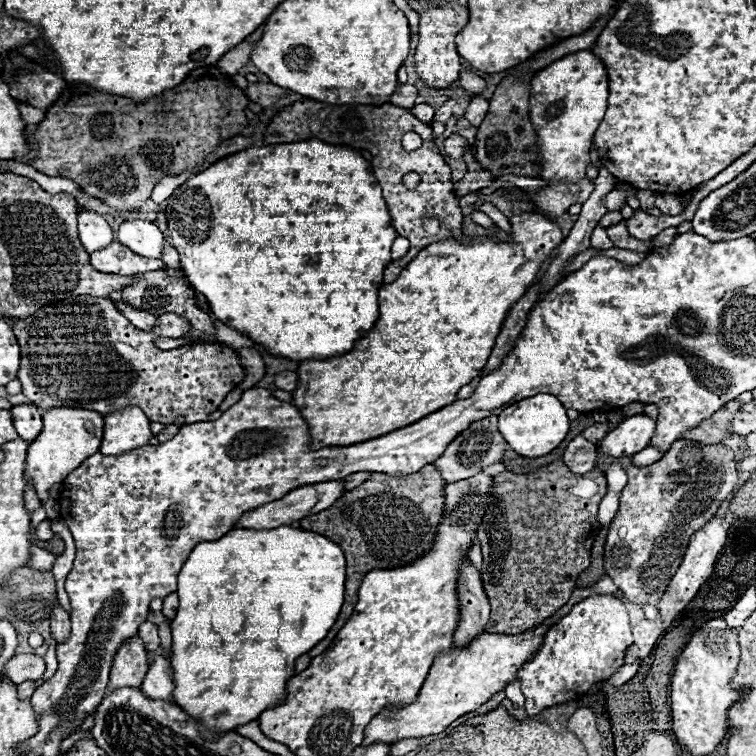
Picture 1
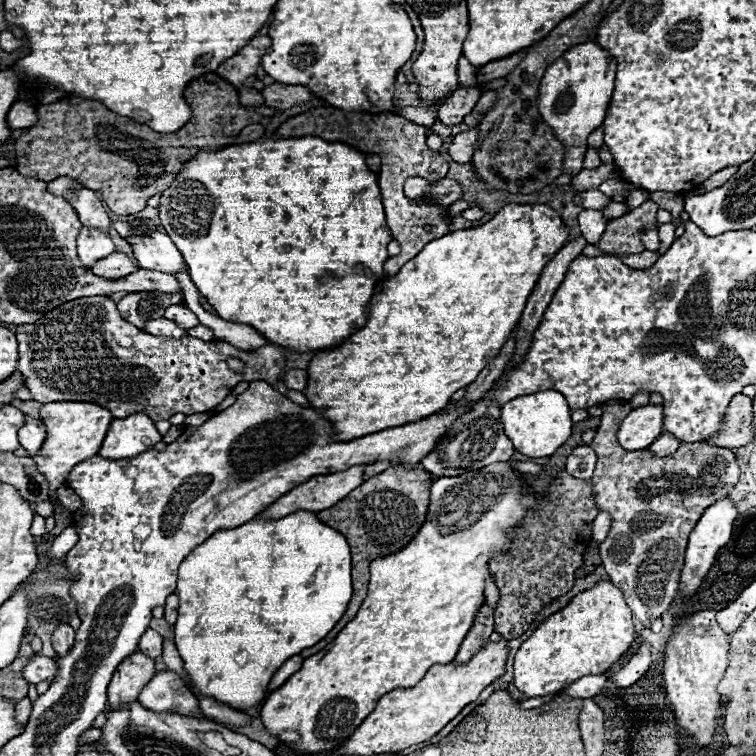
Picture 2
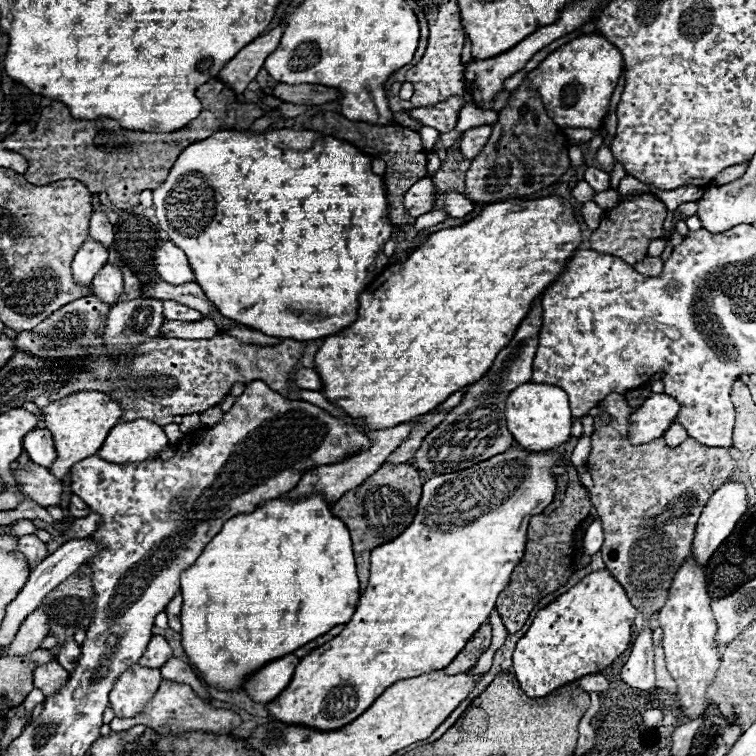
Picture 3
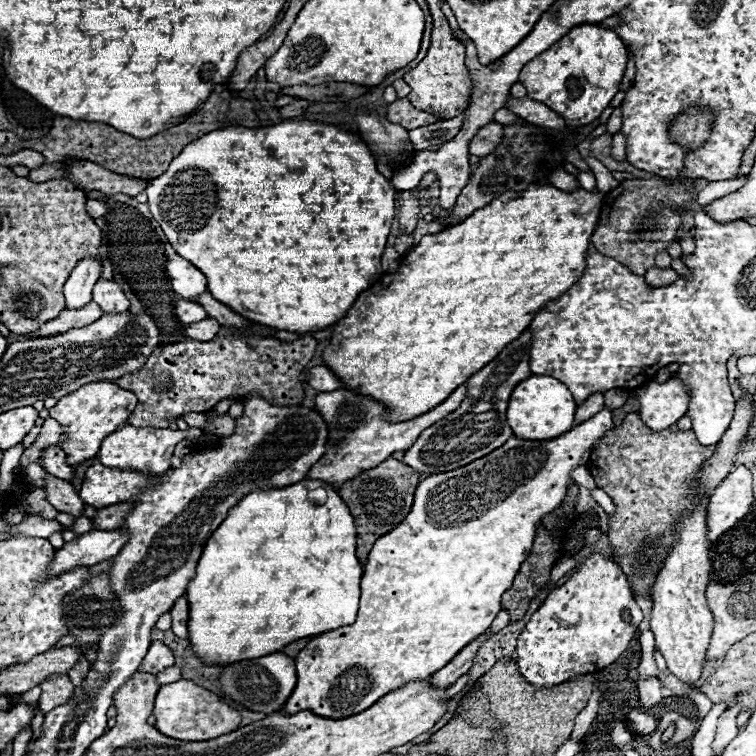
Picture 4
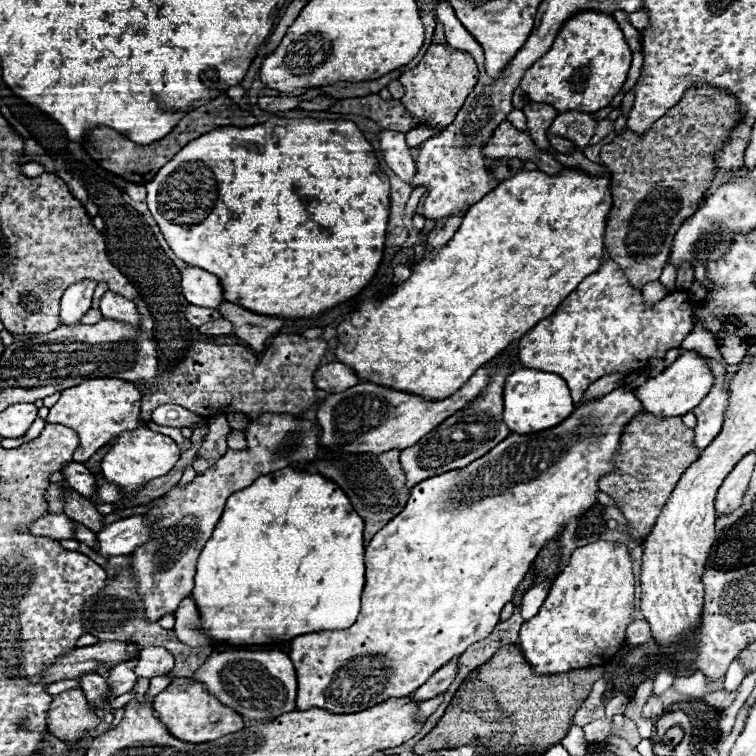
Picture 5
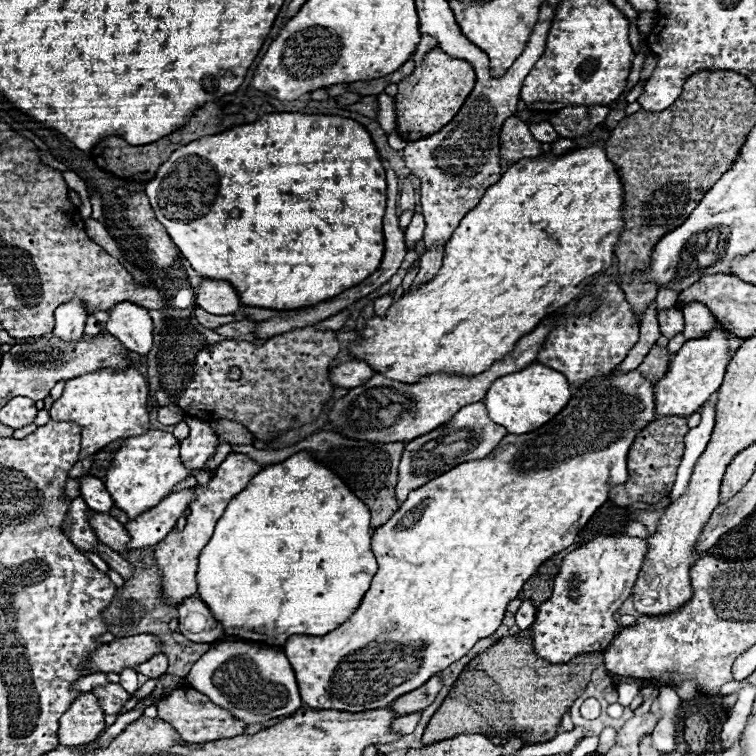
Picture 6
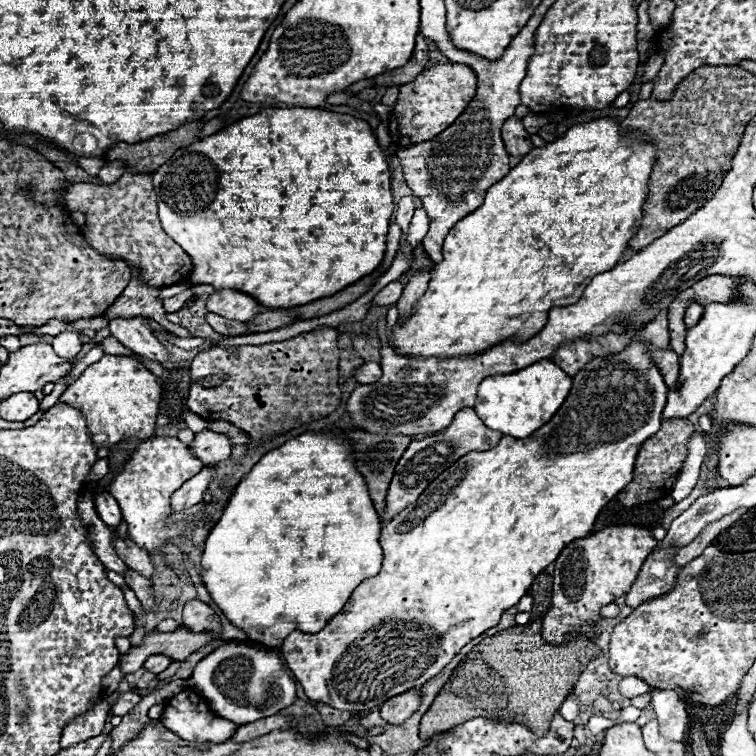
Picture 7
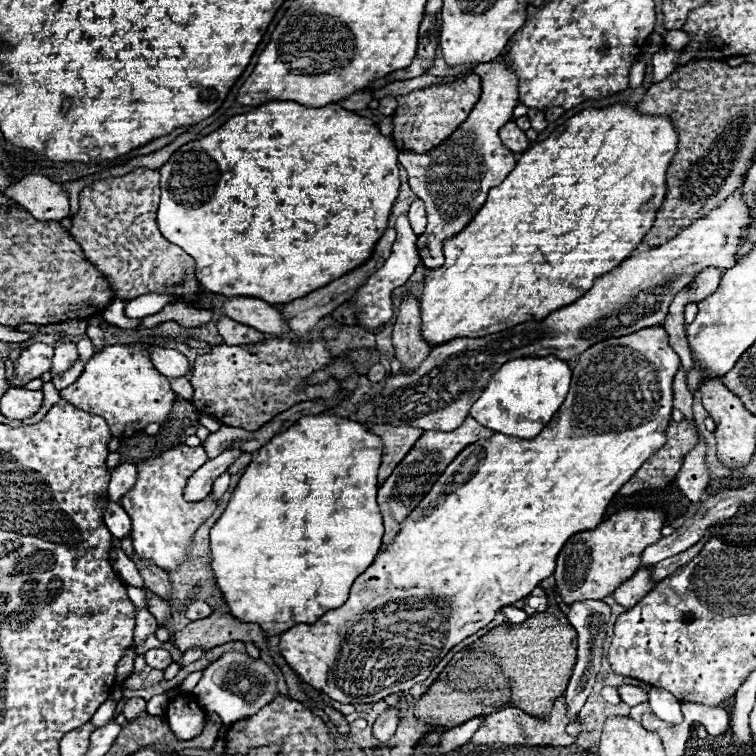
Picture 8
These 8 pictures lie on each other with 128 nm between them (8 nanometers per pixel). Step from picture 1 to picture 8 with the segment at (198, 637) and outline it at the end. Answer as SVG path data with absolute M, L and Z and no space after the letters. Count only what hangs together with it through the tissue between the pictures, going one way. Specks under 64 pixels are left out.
M304 416L300 418L292 428L282 432L280 436L274 436L264 448L258 450L256 458L248 464L244 476L240 478L238 486L232 492L232 498L218 518L218 522L210 530L210 556L212 556L212 570L214 578L218 584L218 590L222 592L230 614L238 616L240 620L250 620L262 628L264 638L280 636L286 632L290 626L296 624L314 624L320 616L324 616L328 610L340 608L346 602L346 596L350 594L350 588L354 580L374 562L380 544L382 544L382 514L376 502L376 474L378 474L378 464L380 464L380 450L382 442L378 436L366 432L360 424L336 418L336 416Z

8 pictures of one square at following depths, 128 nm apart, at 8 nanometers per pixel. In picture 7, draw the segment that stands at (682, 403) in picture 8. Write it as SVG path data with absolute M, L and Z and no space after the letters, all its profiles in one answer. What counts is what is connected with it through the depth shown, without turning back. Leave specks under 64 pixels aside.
M670 349L651 350L651 357L654 364L658 364L658 370L662 372L662 378L666 380L666 386L674 388L676 386L676 378L678 378L678 354Z

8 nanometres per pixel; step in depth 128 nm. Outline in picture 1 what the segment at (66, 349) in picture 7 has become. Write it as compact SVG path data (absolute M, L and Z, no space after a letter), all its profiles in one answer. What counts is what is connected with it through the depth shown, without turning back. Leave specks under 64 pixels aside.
M80 208L78 212L78 234L86 252L96 252L112 242L110 224L90 208Z

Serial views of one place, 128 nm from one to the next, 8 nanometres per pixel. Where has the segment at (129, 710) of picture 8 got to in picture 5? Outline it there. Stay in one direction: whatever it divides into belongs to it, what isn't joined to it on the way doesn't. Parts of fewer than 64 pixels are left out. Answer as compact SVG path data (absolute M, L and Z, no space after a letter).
M90 674L90 676L82 676L80 682L80 688L84 692L84 696L88 698L90 704L100 704L102 710L108 710L110 704L104 702L106 698L106 682L100 674Z

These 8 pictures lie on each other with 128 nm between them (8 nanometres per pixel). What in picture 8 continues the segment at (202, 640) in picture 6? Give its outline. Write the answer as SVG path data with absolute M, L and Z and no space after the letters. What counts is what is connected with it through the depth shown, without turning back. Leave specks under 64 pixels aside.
M192 602L188 608L186 608L186 618L188 620L202 620L202 616L210 616L212 608L206 604L206 602Z

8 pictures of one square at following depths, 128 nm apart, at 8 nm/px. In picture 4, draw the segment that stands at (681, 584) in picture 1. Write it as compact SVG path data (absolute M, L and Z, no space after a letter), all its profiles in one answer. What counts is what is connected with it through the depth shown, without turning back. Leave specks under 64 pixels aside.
M746 466L734 468L712 492L708 502L708 540L716 542L742 520L752 506L752 474Z

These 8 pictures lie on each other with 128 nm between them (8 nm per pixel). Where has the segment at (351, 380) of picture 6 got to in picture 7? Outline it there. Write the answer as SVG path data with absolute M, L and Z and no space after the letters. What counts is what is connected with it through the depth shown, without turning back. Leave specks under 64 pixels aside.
M366 362L354 370L354 378L360 384L372 384L380 376L382 376L382 370L380 370L380 364L376 364L376 362Z

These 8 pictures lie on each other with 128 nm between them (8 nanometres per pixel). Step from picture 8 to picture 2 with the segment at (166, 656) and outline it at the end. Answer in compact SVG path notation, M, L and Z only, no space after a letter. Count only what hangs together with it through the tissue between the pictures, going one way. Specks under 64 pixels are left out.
M148 628L148 630L142 634L142 640L140 640L140 644L138 644L138 650L144 652L146 656L150 656L150 658L160 656L160 654L162 654L162 636L160 636L156 630Z

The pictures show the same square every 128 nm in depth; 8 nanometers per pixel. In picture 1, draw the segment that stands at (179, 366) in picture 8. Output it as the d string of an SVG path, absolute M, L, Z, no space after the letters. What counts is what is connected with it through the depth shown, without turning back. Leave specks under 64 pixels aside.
M114 242L100 252L90 254L90 264L106 274L120 274L120 276L132 276L142 274L148 270L162 270L162 260L146 260L144 256L138 256L130 252L130 248Z

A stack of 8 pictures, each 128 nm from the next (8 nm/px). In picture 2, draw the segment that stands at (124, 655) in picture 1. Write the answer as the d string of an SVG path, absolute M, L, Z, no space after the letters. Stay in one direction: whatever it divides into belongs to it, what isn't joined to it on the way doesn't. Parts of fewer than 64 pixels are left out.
M142 652L130 654L122 664L118 664L112 682L108 686L108 702L112 708L120 708L124 704L136 702L142 688L156 674L154 660L142 656Z

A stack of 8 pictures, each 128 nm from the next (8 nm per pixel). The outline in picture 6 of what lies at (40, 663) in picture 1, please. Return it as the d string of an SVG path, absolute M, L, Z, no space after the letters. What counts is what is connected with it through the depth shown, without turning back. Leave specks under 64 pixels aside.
M92 692L78 694L78 700L58 720L58 740L62 746L90 744L106 728L104 712Z

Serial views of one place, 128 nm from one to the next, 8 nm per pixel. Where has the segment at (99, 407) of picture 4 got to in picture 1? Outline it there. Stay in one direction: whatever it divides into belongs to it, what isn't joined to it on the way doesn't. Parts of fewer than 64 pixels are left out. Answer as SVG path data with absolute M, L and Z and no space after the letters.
M50 408L42 414L44 428L38 434L38 440L28 446L26 456L26 468L24 476L36 490L36 494L44 500L44 508L50 520L58 518L60 506L54 498L50 498L48 490L54 484L60 484L82 460L96 454L102 442L102 430L104 430L104 416L94 410L78 410L78 408Z

